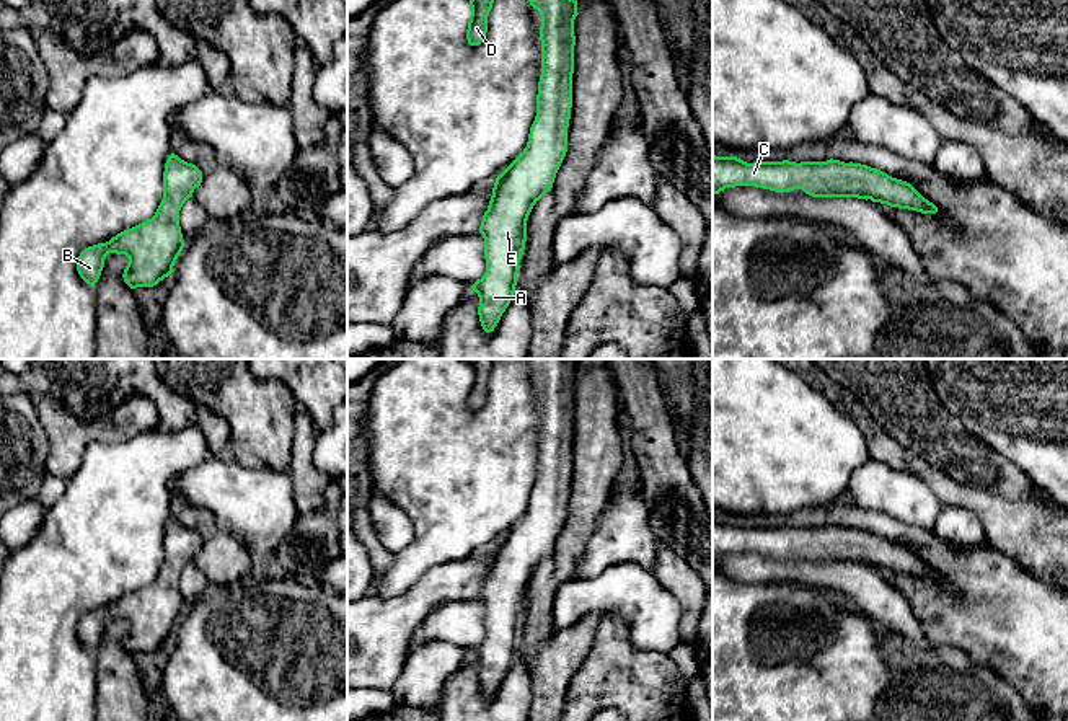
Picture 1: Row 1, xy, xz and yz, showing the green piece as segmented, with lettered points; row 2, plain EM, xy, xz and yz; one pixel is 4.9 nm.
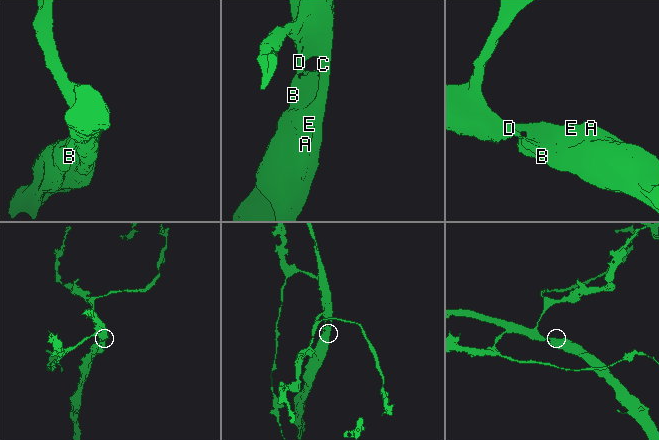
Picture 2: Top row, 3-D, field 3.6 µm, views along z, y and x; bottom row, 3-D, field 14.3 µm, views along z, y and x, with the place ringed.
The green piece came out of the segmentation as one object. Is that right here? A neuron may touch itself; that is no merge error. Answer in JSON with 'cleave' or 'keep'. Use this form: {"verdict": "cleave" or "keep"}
{"verdict": "keep"}

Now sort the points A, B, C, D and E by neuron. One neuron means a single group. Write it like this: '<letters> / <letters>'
A B C D E

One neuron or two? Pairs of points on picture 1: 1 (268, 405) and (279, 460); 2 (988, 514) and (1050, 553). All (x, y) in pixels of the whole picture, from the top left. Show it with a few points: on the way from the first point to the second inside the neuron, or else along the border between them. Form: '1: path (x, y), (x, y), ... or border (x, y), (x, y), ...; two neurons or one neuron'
1: path (268, 418), (269, 447); one neuron
2: path (1003, 521), (1010, 527), (1028, 530), (1036, 539); one neuron

